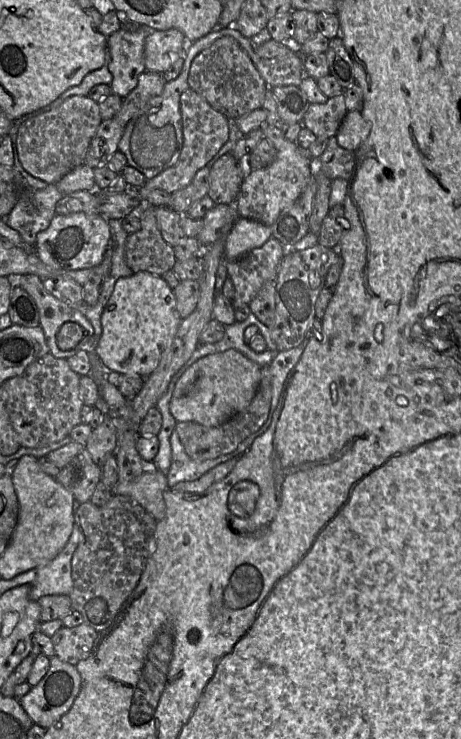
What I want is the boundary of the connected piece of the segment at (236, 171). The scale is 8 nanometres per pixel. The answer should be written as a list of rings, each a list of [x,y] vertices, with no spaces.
[[[226,153],[211,167],[208,196],[215,205],[229,204],[237,199],[244,180],[243,163]]]

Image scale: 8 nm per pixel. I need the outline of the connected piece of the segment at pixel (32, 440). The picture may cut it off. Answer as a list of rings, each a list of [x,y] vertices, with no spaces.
[[[49,352],[28,365],[23,373],[6,380],[1,385],[7,393],[7,411],[21,447],[48,446],[69,436],[71,430],[82,423],[81,409],[84,403],[79,390],[80,377],[71,370],[67,359],[56,358]]]

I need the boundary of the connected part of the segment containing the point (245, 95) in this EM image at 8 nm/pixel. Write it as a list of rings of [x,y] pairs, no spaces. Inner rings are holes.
[[[231,36],[215,40],[194,58],[189,70],[188,85],[229,121],[260,109],[268,89],[249,55]]]

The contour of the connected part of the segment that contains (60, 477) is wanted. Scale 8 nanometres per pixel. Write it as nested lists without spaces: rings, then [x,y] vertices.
[[[84,448],[60,469],[55,480],[72,493],[77,504],[81,504],[90,501],[96,485],[101,481],[101,471]]]

